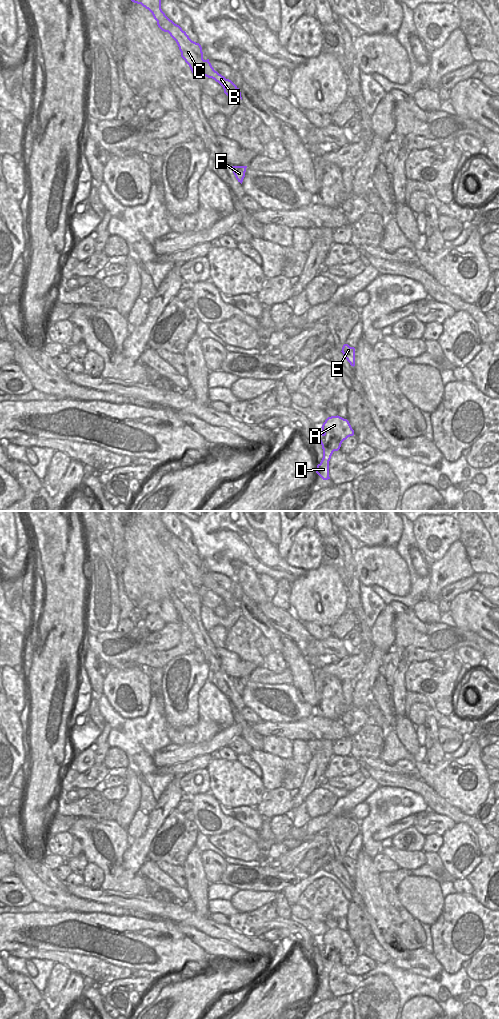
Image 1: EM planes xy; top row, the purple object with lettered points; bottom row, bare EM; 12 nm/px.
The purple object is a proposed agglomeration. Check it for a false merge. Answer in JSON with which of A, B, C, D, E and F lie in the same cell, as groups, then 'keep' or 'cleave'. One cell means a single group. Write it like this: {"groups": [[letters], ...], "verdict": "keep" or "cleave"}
{"groups": [["A", "B", "C", "D", "E", "F"]], "verdict": "keep"}

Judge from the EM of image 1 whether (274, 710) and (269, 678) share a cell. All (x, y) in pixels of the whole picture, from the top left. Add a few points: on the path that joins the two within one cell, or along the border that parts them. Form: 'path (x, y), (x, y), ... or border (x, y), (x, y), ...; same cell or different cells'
border (247, 679), (253, 682), (291, 684); different cells

